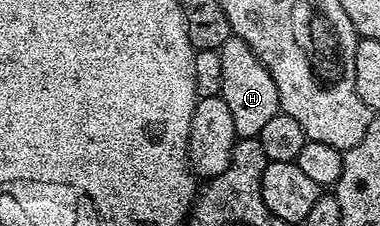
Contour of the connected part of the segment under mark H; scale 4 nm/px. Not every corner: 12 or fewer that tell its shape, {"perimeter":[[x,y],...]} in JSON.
{"perimeter":[[231,36],[220,96],[238,138],[257,138],[280,113],[268,68]]}

